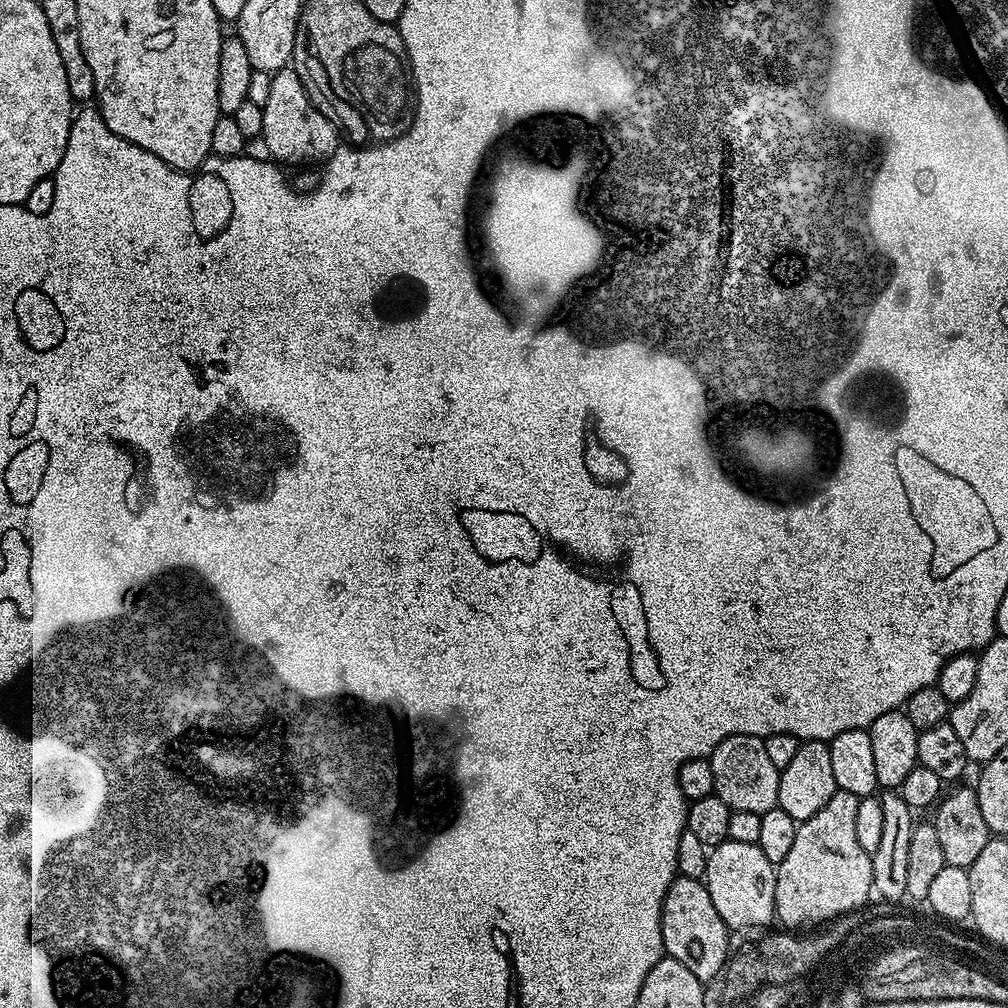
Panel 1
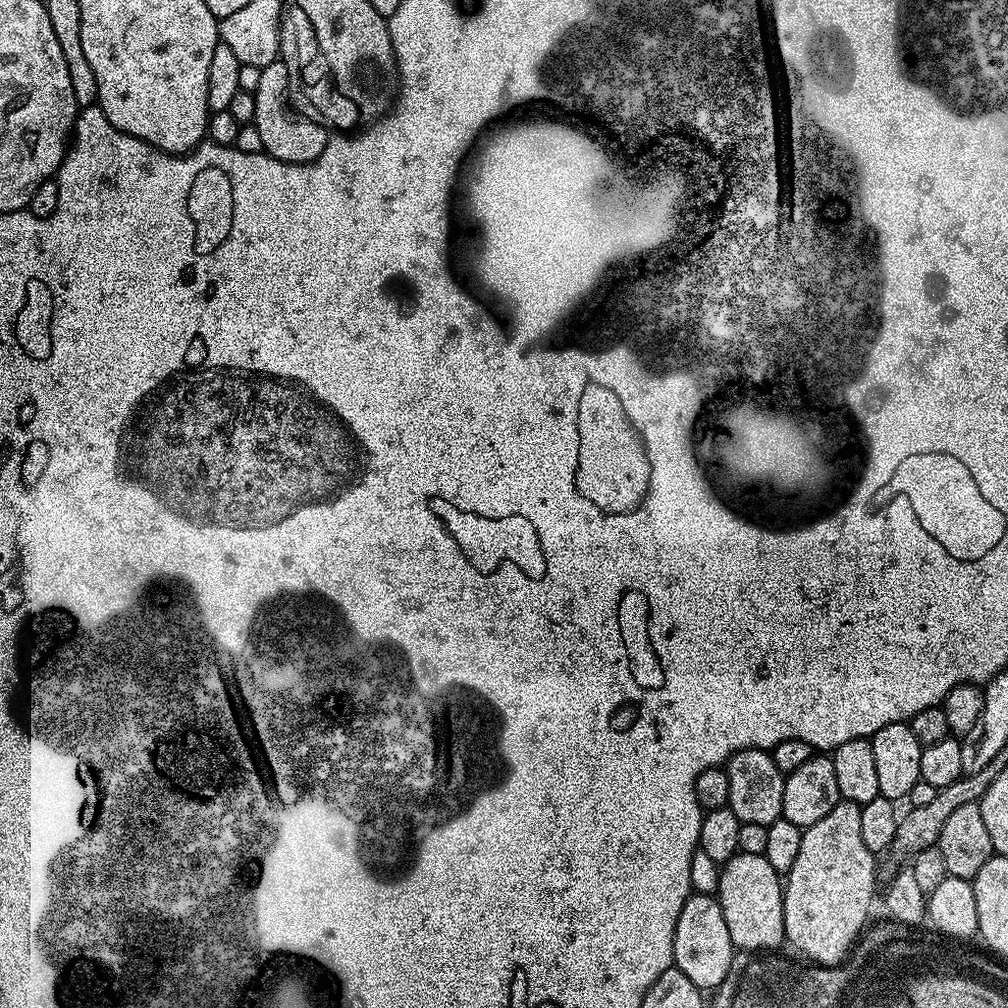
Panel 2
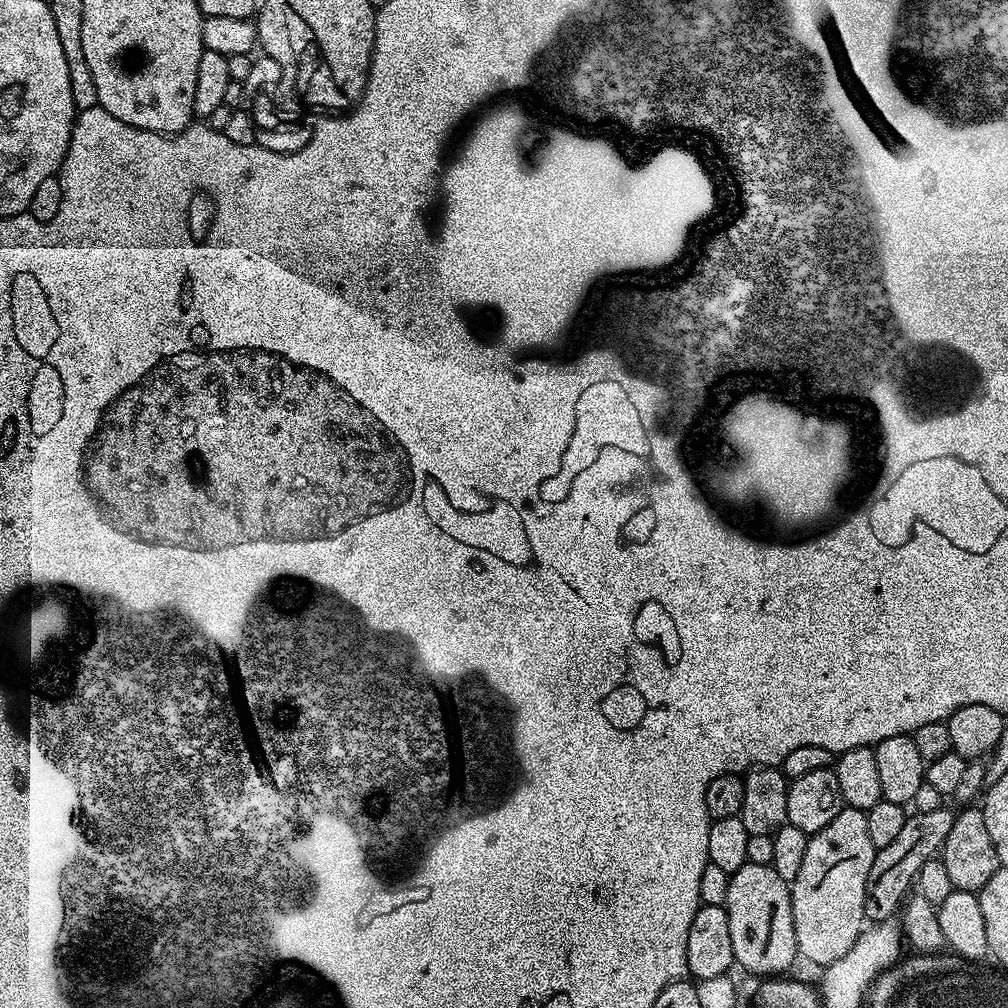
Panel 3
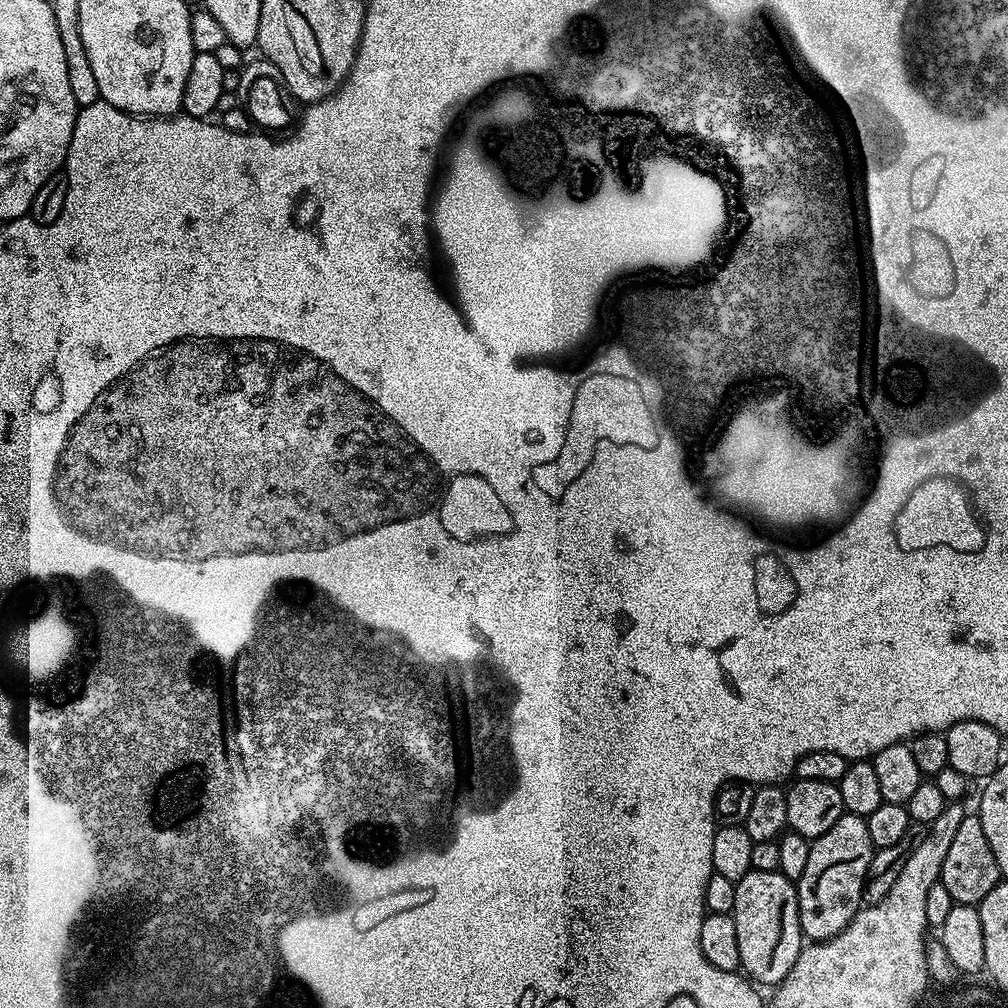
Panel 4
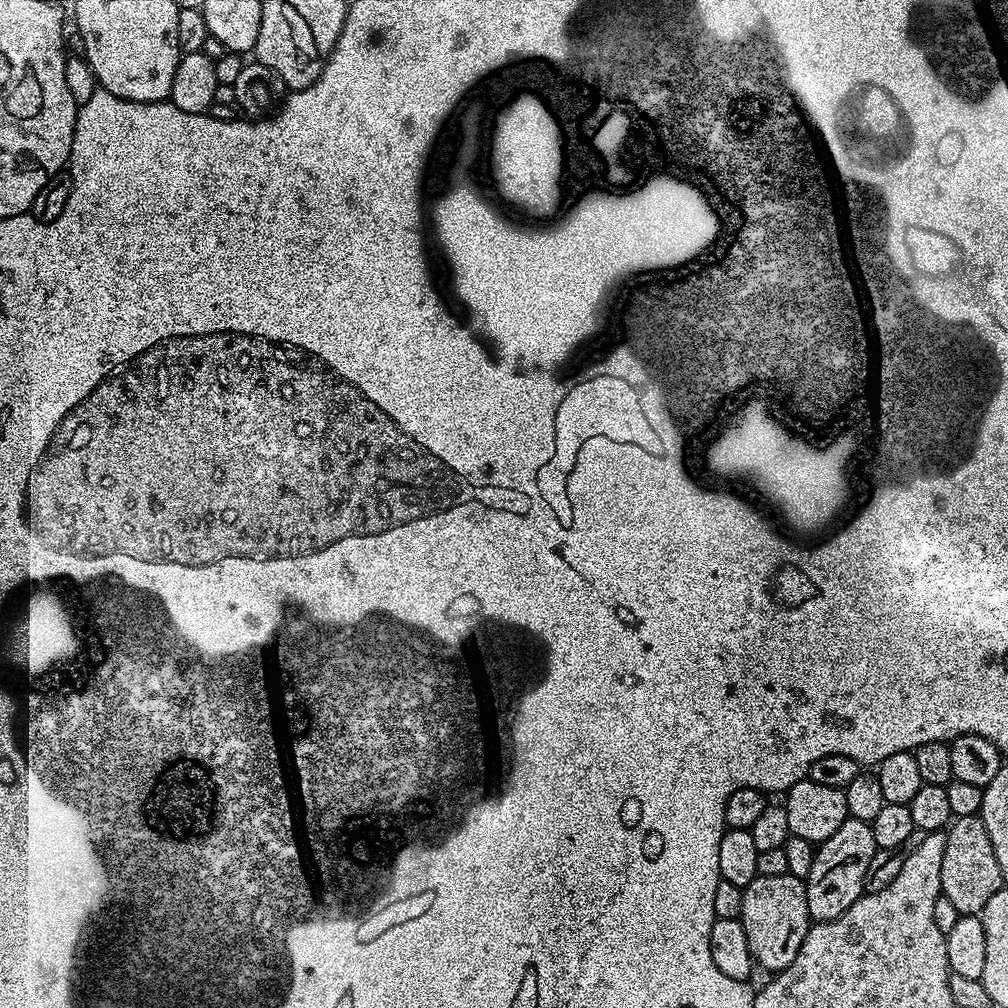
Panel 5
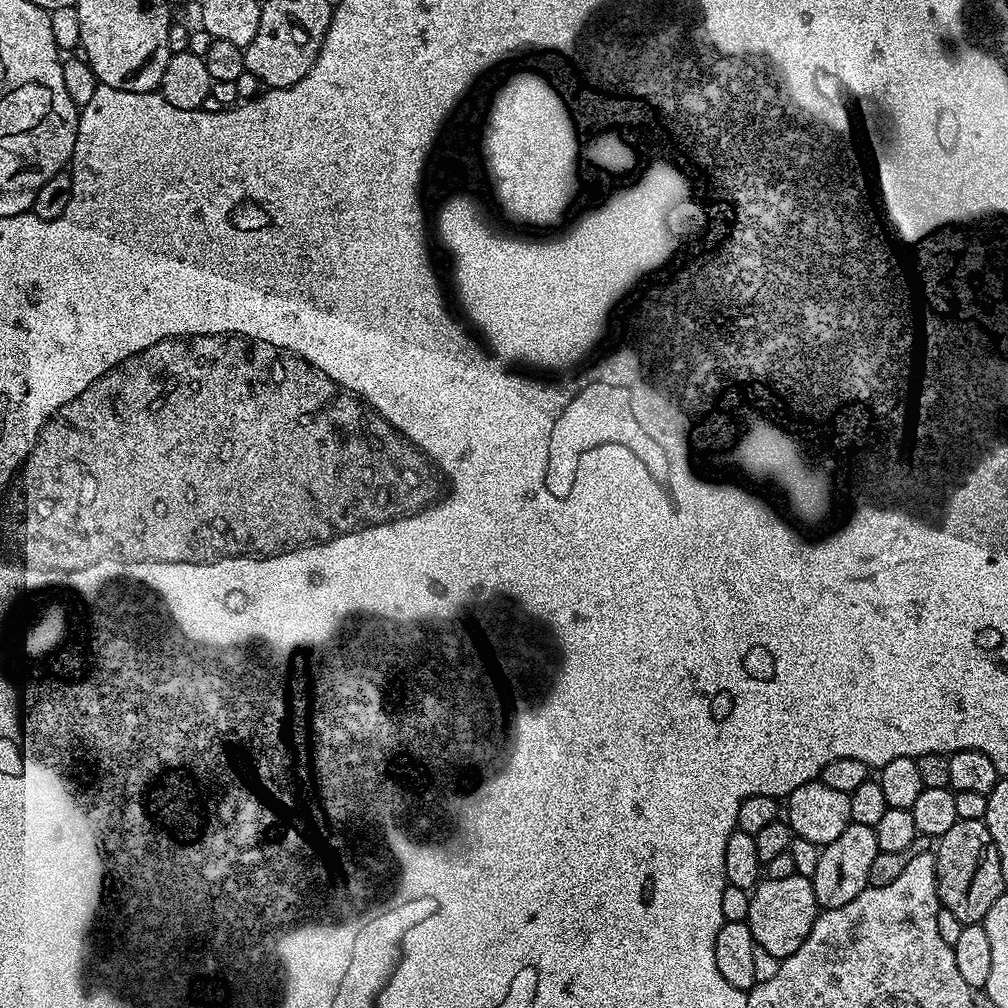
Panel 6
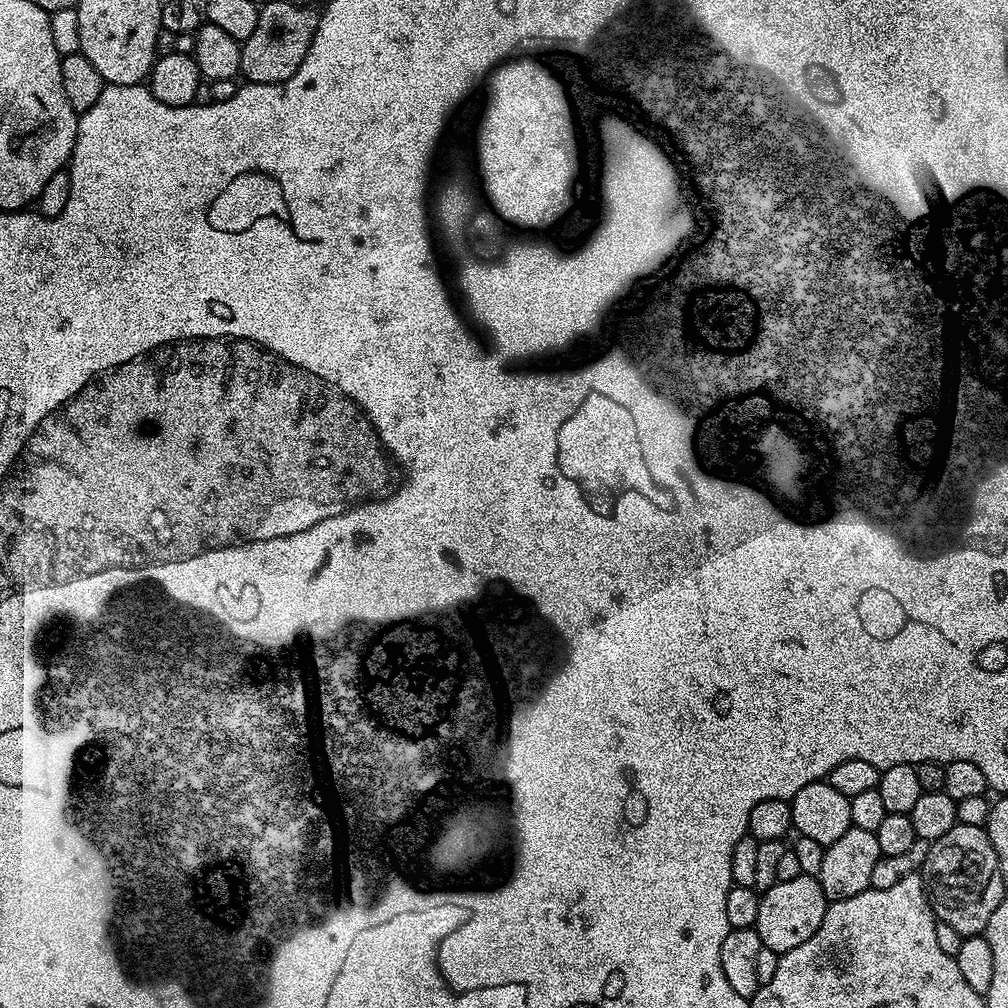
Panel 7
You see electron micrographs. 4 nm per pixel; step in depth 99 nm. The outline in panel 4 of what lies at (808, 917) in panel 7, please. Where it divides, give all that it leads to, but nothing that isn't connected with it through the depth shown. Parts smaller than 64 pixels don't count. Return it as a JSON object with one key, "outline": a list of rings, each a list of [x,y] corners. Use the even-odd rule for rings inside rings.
{"outline":[[[750,871],[736,881],[734,910],[730,915],[738,930],[738,958],[743,975],[760,986],[783,982],[802,947],[795,883],[787,880],[780,871]]]}

